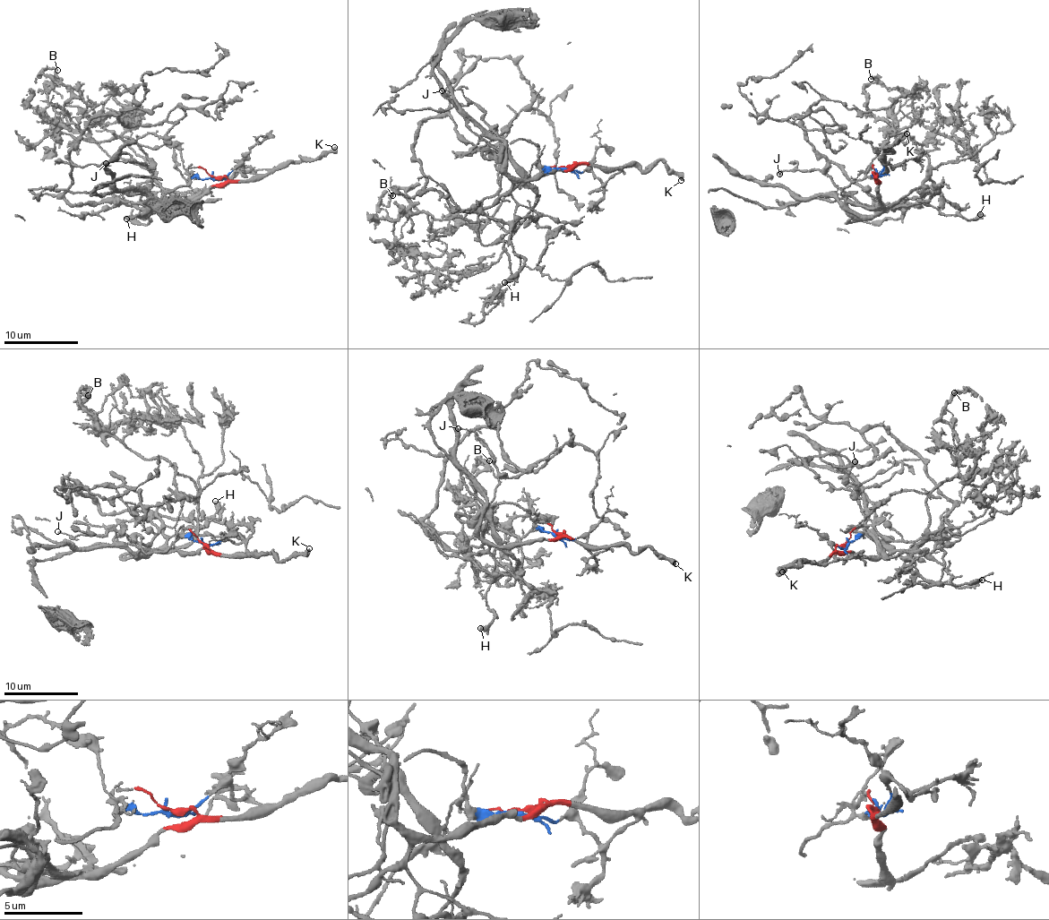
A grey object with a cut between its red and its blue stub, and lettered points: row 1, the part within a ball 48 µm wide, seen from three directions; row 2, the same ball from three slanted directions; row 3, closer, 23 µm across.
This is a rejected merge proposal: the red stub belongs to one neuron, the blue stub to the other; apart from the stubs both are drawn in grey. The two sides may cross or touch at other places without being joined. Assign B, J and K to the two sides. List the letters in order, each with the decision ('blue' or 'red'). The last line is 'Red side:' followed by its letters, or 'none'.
B: blue
J: blue
K: red
Red side: K

